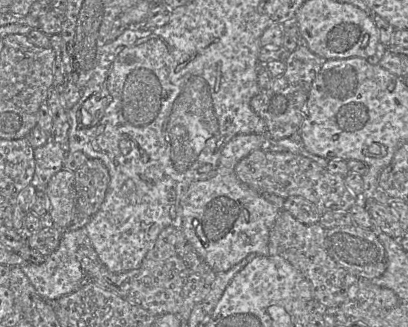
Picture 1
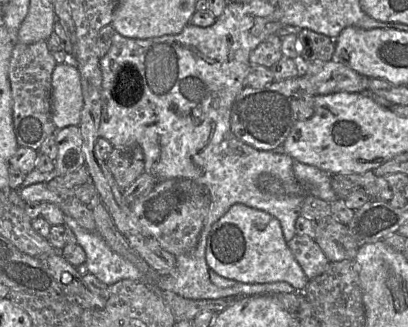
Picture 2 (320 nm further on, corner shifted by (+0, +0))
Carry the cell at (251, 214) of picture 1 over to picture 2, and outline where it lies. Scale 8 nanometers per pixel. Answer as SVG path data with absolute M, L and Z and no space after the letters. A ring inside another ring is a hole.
M236 203L216 221L206 245L206 262L218 275L239 283L287 282L304 291L309 279L285 241L277 218L259 209Z

